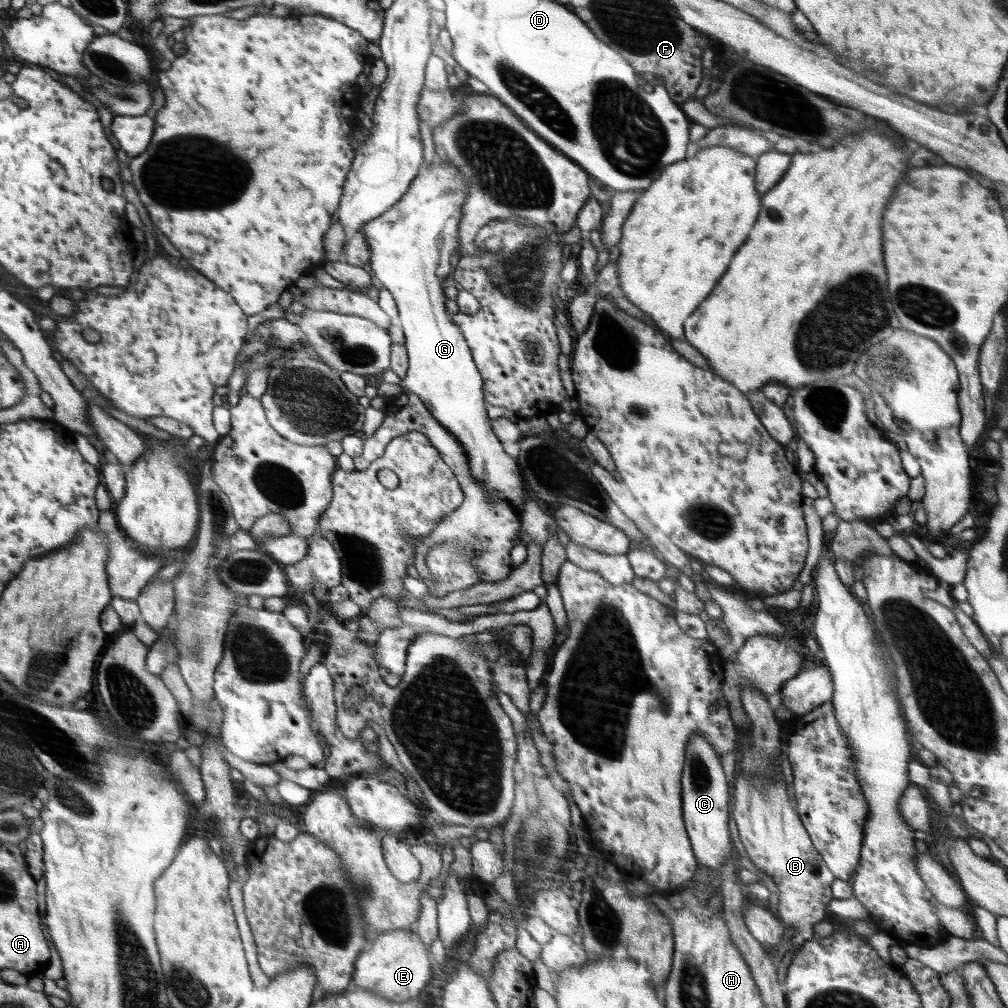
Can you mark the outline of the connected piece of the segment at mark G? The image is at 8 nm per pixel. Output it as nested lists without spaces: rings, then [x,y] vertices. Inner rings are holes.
[[[435,160],[428,168],[420,169],[418,176],[411,182],[410,188],[401,200],[387,213],[369,221],[360,232],[371,248],[370,266],[382,286],[392,293],[402,323],[408,368],[407,376],[399,385],[404,391],[409,390],[419,396],[431,414],[463,443],[470,457],[470,469],[474,477],[486,487],[487,494],[494,496],[494,499],[499,494],[517,511],[523,504],[524,492],[520,480],[522,474],[518,474],[516,462],[502,450],[498,442],[499,438],[496,438],[491,419],[487,415],[488,402],[483,390],[483,375],[476,366],[474,354],[465,335],[459,326],[456,326],[456,322],[446,316],[448,310],[444,306],[446,298],[442,287],[448,274],[455,272],[460,260],[458,230],[465,217],[464,205],[467,200],[466,190],[468,190],[462,176],[456,172],[460,172],[459,167],[452,162],[441,162],[441,160]]]

